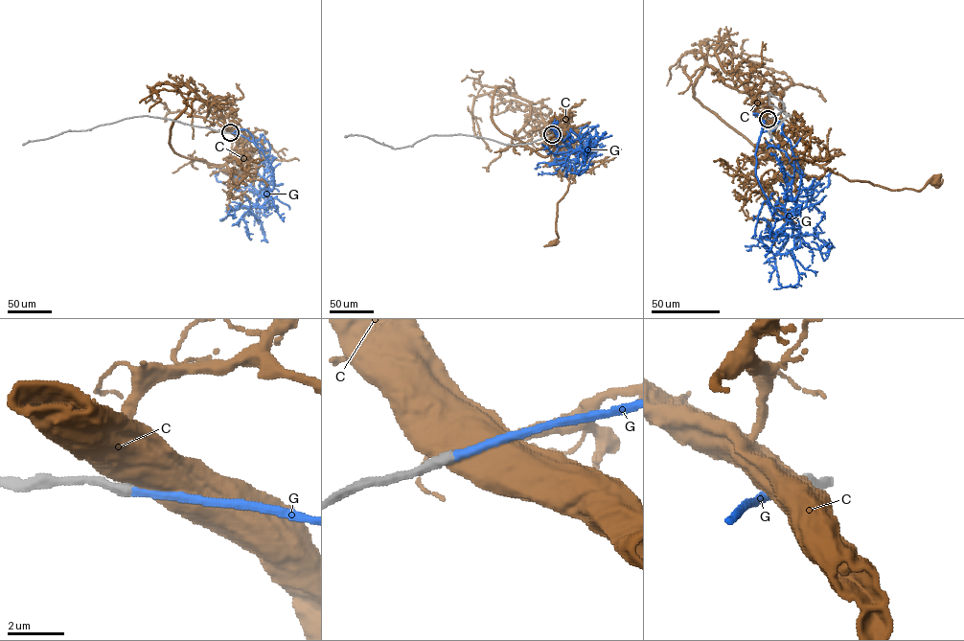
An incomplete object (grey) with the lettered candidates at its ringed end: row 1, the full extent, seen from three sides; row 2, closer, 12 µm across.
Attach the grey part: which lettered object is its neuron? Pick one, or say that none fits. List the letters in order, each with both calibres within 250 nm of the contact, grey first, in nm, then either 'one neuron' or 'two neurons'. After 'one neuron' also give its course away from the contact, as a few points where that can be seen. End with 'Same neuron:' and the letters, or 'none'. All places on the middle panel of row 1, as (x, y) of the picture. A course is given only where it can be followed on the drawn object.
C: calibres 440 and 850 nm; two neurons
G: calibres 400 and 280 nm; one neuron; course (551, 134), (593, 126), (595, 135), (590, 144), (568, 151), (570, 172), (580, 174), (594, 156)
Same neuron: G

